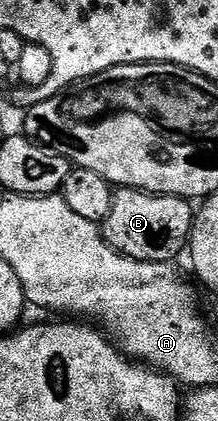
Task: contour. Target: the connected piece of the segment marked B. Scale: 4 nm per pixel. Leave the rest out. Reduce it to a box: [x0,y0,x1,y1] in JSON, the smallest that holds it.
[99,187,195,264]

